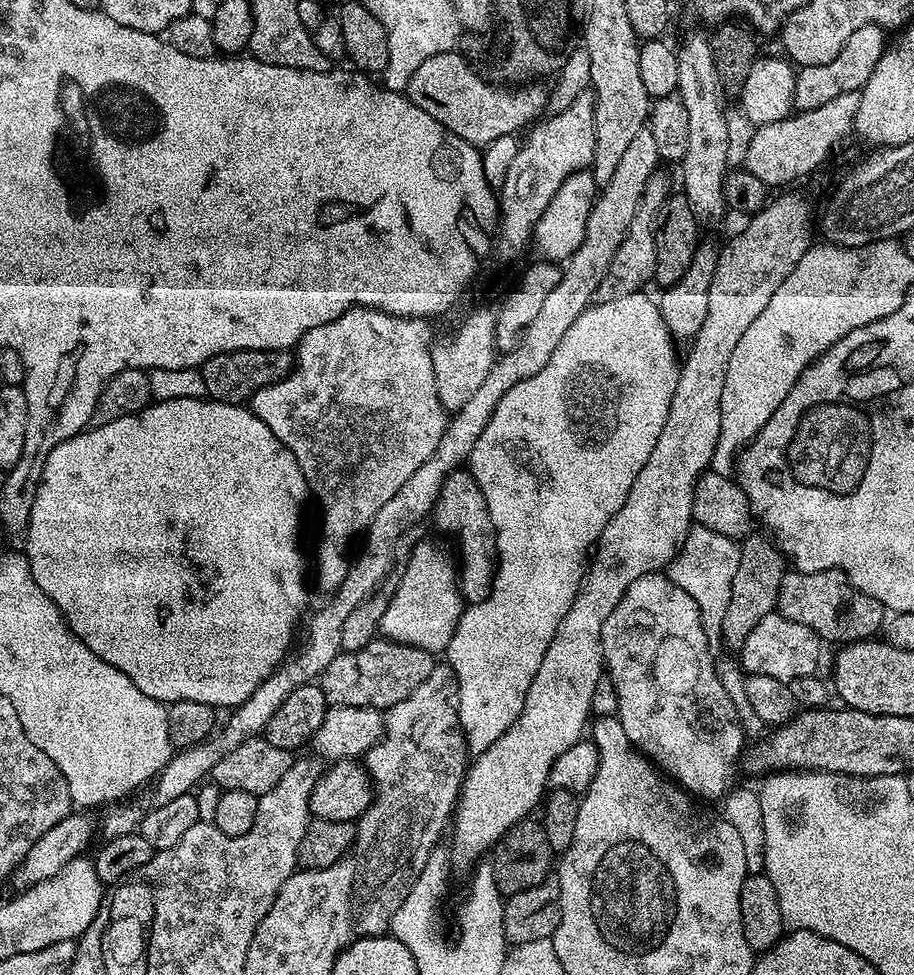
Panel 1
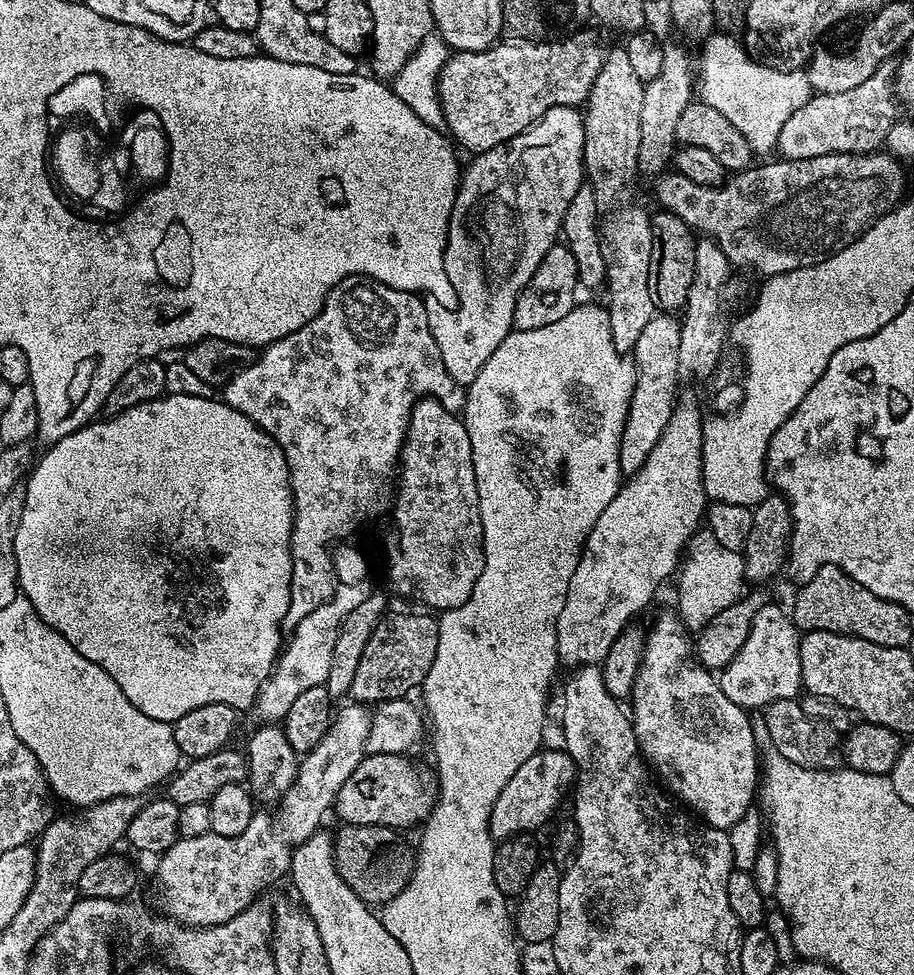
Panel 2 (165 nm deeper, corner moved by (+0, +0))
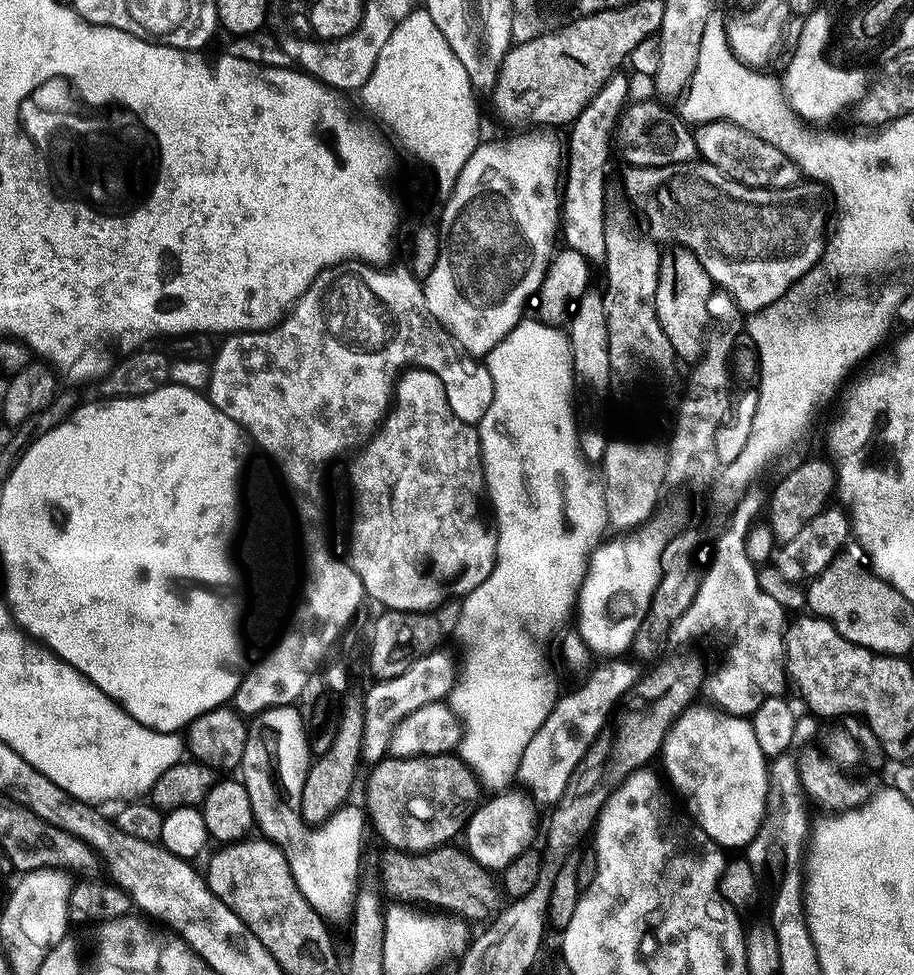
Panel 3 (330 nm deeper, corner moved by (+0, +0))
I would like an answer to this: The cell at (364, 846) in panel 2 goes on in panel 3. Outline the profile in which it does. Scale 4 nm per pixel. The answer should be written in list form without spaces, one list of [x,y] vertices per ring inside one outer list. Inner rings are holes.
[[[437,846],[432,848],[428,852],[400,852],[397,850],[388,850],[385,851],[385,856],[380,860],[380,884],[384,887],[383,895],[387,897],[389,896],[392,900],[401,900],[404,904],[433,904],[433,909],[443,910],[448,914],[459,914],[465,921],[472,922],[472,920],[482,920],[481,922],[487,921],[489,917],[493,915],[497,911],[498,905],[496,906],[496,892],[498,896],[498,884],[492,881],[493,873],[489,871],[489,869],[484,868],[480,863],[474,859],[474,857],[468,855],[467,851],[463,847],[460,848],[452,848],[456,846]]]

